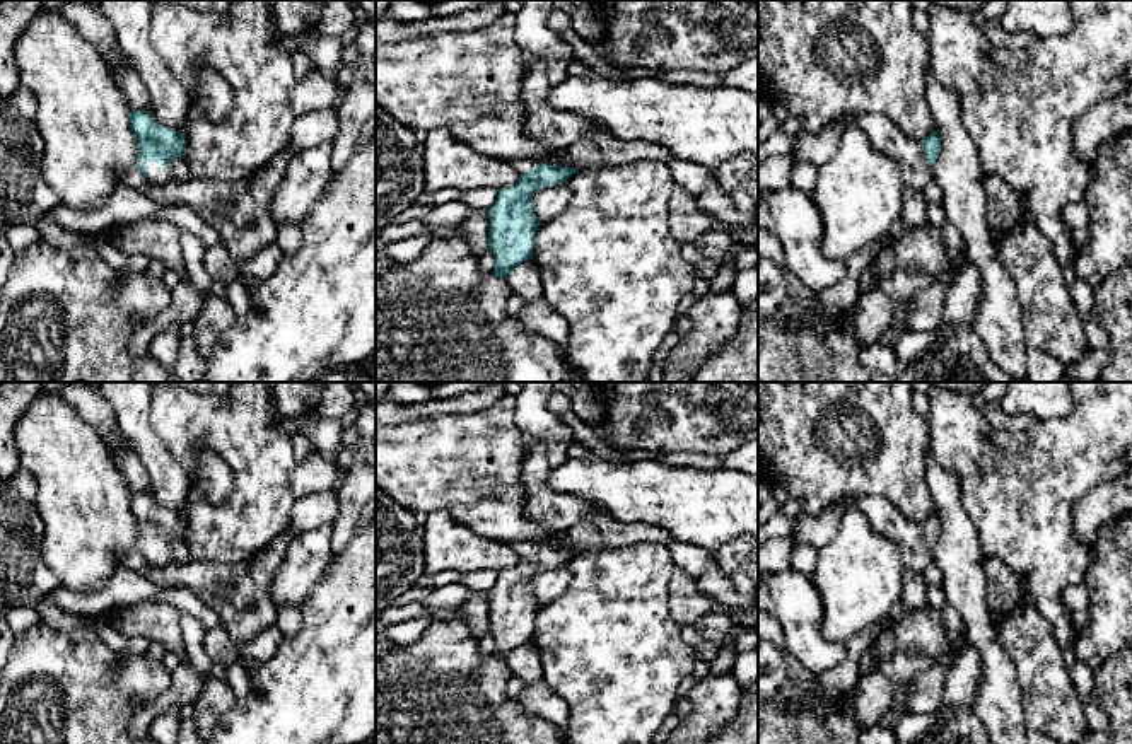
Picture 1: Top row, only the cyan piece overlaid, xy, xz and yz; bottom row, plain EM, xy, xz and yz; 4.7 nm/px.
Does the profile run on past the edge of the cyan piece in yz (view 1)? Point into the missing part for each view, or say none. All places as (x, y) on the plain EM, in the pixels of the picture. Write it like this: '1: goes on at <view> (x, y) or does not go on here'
1: goes on at yz (885, 519)

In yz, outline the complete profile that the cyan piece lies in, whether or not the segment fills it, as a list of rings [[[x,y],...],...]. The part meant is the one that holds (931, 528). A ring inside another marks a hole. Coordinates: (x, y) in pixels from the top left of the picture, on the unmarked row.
[[[849,497],[814,517],[801,512],[792,522],[792,544],[811,544],[820,551],[837,534],[842,514],[850,507],[862,510],[872,531],[886,536],[900,548],[905,568],[924,572],[934,563],[932,546],[941,536],[939,514],[934,512],[922,524],[915,524],[879,497]]]

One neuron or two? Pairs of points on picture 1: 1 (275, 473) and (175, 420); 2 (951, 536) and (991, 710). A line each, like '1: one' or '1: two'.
1: one
2: one

